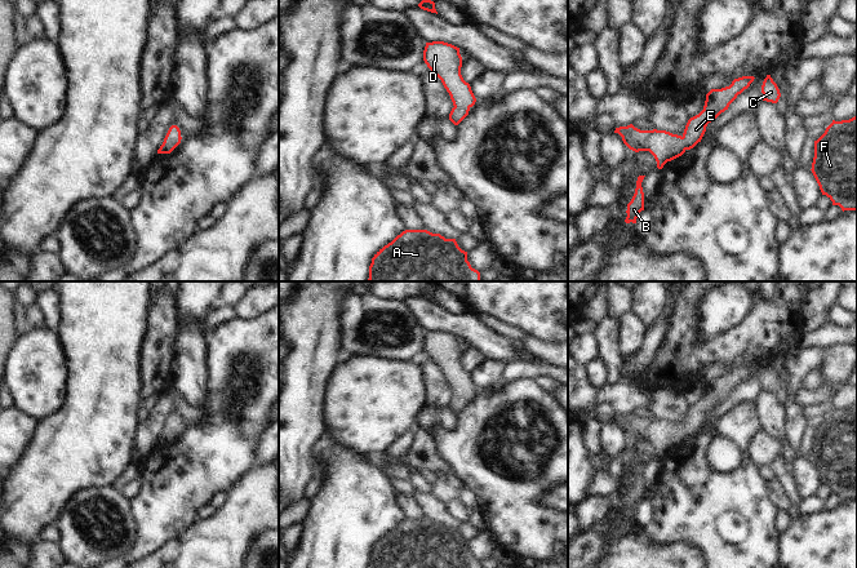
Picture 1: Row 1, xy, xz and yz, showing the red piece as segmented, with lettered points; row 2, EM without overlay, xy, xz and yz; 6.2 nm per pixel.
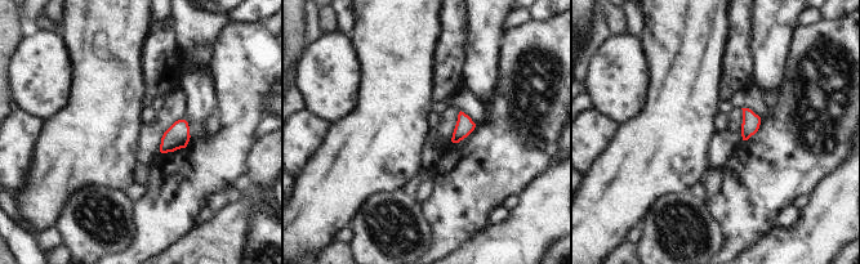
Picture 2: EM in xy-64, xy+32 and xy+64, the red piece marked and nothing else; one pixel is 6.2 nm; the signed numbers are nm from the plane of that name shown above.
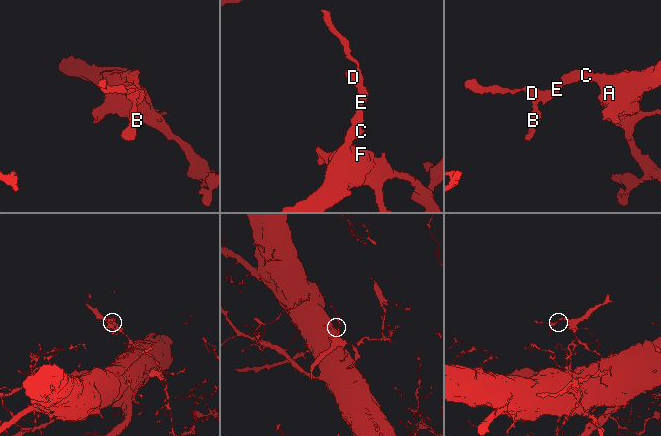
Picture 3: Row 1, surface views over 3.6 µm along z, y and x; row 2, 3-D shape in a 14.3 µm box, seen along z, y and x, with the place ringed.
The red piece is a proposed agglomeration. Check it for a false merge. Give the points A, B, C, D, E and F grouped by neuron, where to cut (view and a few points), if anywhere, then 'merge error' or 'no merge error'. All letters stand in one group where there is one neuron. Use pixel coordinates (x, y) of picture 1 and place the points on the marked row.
groups A B C D E F; cut none; no merge error

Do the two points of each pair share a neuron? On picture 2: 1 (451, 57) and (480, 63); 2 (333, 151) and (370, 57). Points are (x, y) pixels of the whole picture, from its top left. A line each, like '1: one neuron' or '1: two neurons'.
1: two neurons
2: one neuron

